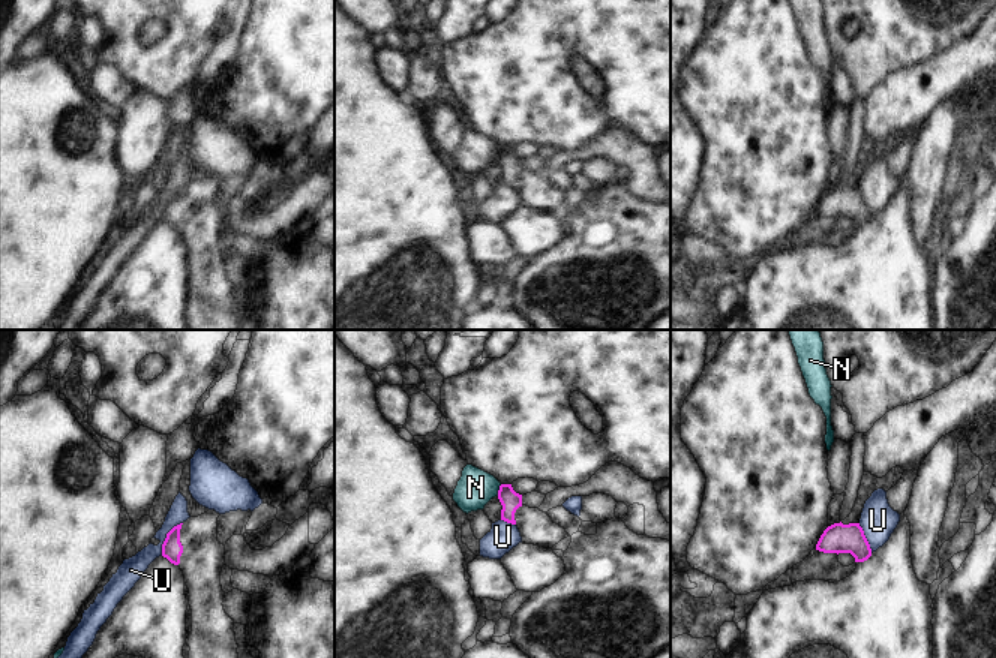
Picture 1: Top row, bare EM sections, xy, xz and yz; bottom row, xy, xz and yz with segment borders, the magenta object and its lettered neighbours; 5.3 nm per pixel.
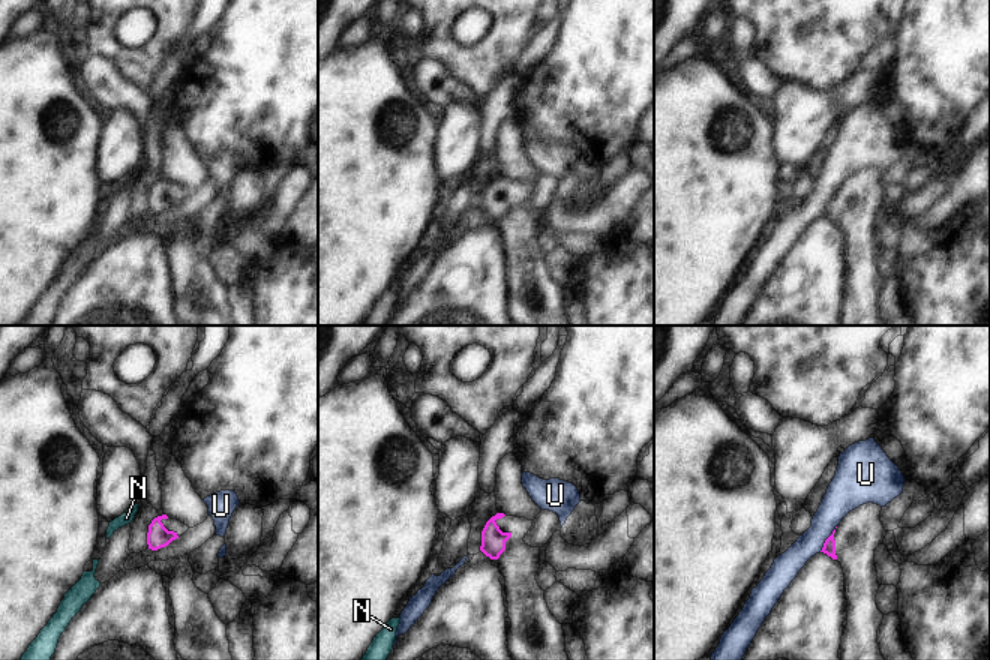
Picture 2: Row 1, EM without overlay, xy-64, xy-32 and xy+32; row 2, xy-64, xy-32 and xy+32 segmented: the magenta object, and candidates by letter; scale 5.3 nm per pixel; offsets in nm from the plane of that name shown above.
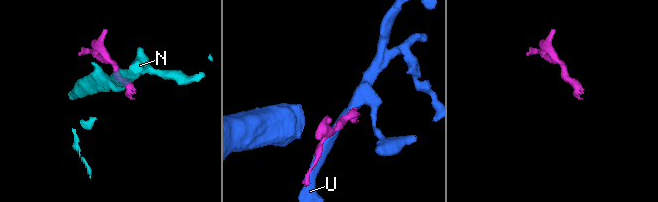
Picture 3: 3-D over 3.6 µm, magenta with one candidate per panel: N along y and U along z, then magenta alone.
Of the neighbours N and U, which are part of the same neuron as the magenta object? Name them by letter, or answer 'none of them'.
none of them

